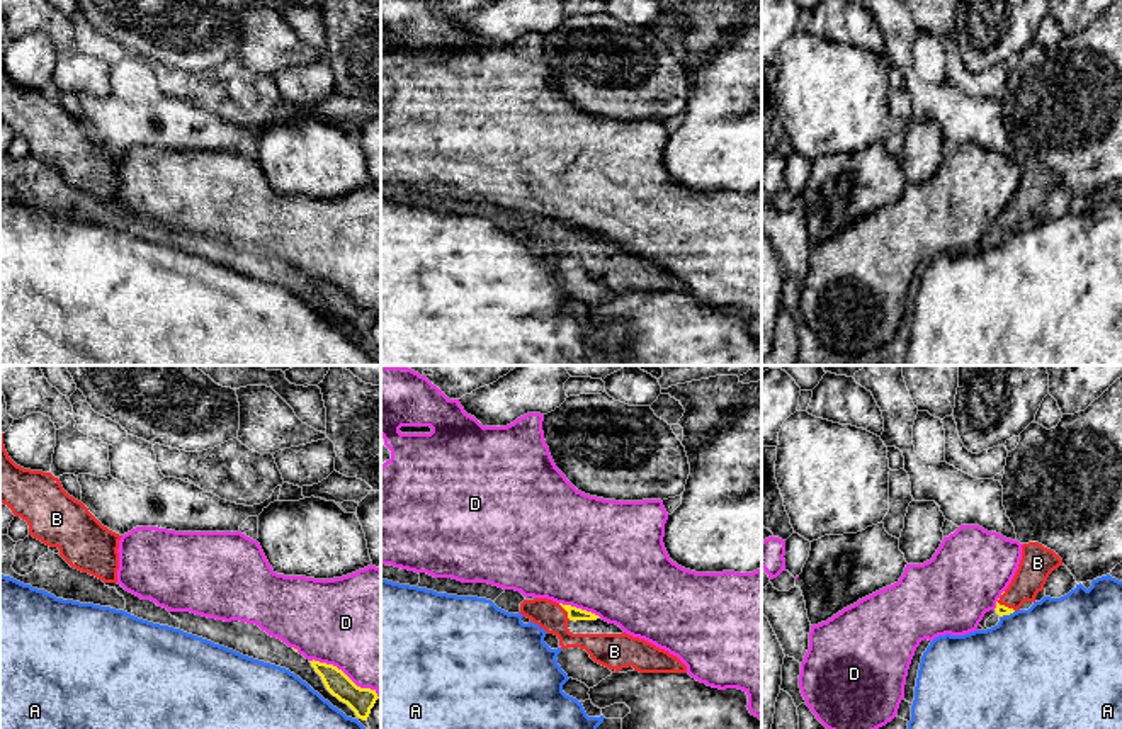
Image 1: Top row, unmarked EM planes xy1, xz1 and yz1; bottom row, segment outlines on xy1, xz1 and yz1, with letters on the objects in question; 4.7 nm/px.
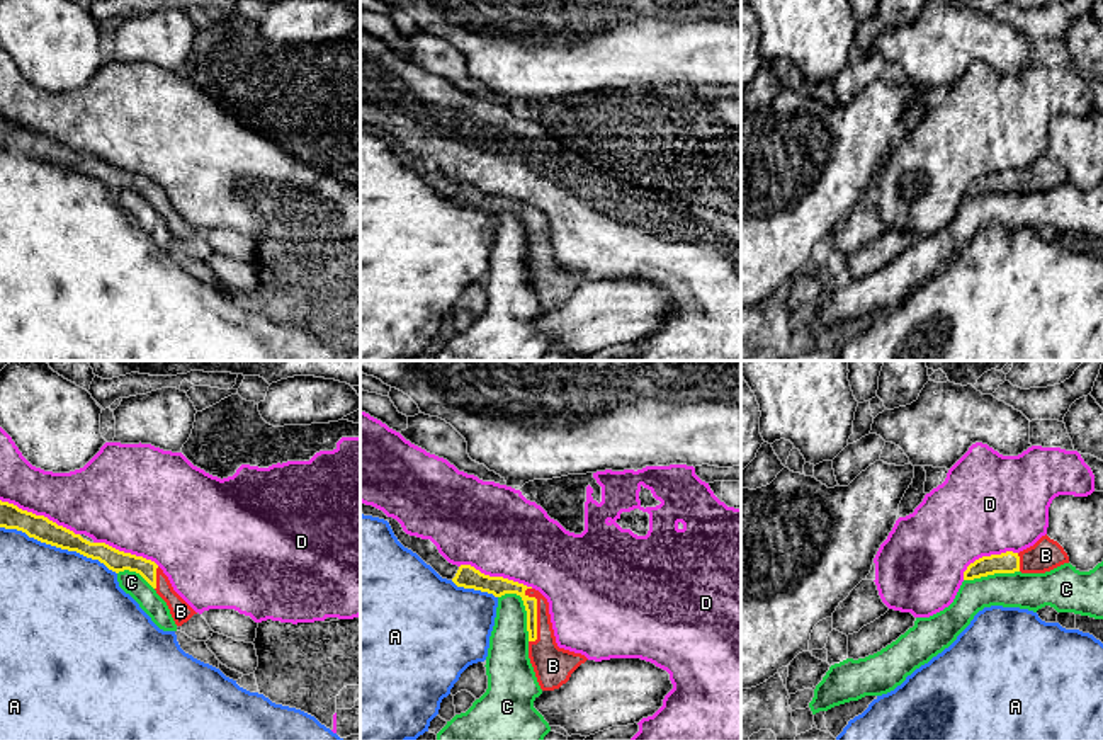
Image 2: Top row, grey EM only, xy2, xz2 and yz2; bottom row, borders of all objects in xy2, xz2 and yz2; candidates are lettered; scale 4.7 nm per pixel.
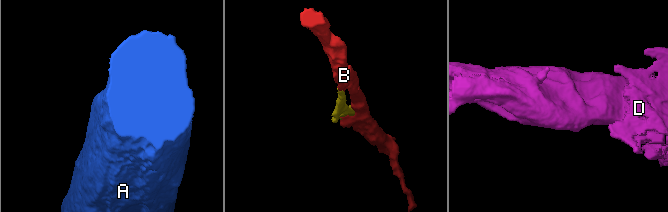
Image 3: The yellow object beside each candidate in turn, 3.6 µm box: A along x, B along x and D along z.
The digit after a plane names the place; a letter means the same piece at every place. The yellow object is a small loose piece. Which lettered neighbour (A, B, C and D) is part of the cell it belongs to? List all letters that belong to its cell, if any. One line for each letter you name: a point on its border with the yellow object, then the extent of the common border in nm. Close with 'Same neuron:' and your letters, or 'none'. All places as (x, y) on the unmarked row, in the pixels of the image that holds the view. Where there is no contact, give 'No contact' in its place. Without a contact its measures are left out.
B: Touches yellow at xz2 (536, 233). Shared border 260 nm
Same neuron: B

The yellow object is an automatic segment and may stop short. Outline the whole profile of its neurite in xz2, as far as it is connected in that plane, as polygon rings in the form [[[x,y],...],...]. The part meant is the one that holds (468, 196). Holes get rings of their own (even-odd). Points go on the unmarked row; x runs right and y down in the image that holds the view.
[[[461,184],[452,201],[457,206],[488,211],[495,216],[505,213],[522,216],[527,230],[529,277],[542,310],[559,308],[588,279],[581,272],[557,265],[549,221],[539,209],[503,196],[484,194],[471,184]]]

